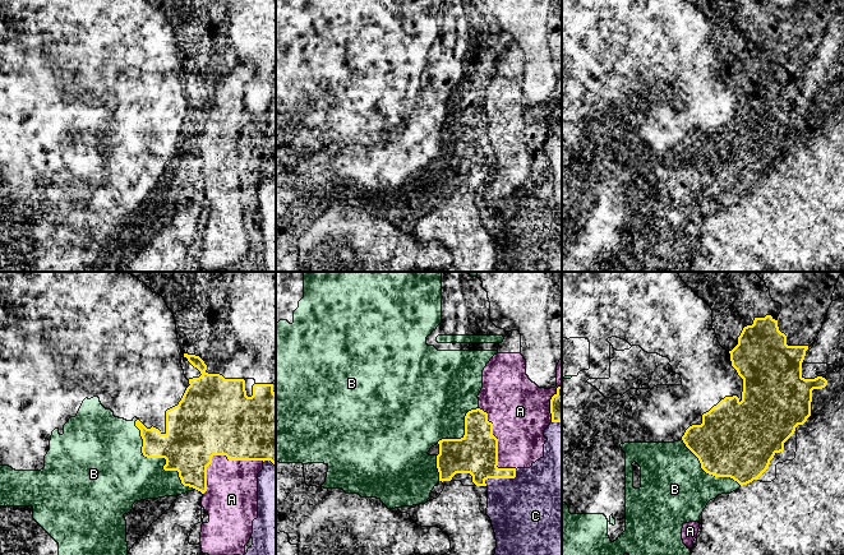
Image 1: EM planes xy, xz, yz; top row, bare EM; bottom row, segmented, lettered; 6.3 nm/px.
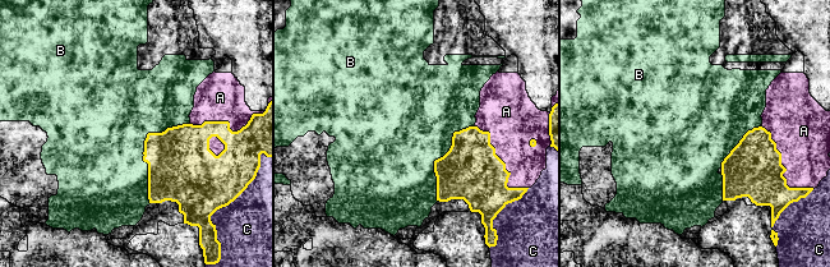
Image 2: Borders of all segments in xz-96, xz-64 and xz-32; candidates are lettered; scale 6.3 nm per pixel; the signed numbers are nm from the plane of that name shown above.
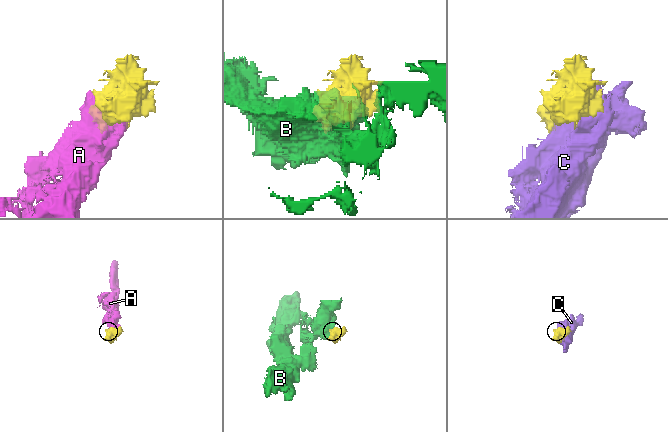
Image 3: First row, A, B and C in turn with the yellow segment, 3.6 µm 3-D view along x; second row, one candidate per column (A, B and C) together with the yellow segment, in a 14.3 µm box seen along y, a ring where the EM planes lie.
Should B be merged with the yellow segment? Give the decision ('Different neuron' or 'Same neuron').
Different neuron

